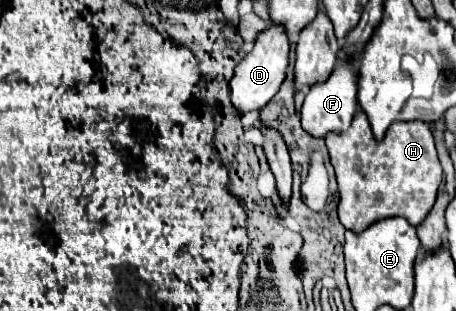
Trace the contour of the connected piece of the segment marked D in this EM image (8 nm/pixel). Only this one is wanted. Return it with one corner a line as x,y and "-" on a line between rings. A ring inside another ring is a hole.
269,26
259,34
255,48
235,66
233,78
229,82
231,104
239,116
251,110
261,110
279,92
279,86
285,78
287,64
289,64
289,40
287,36
283,36
283,32
279,32
279,28

